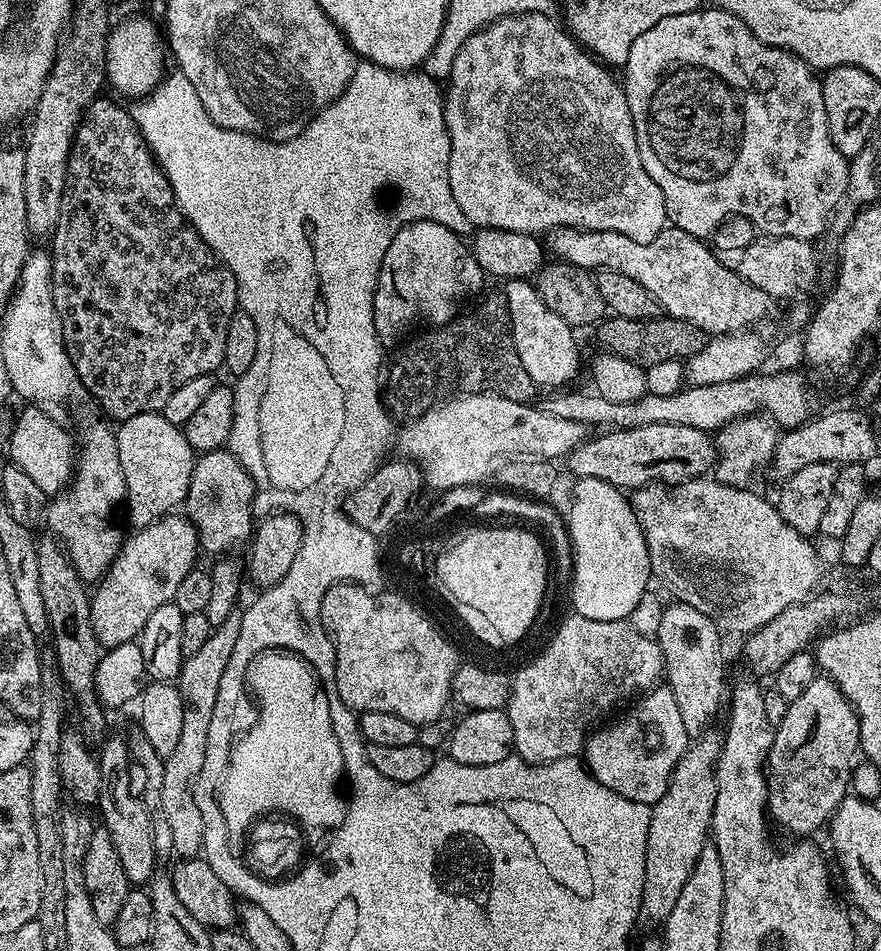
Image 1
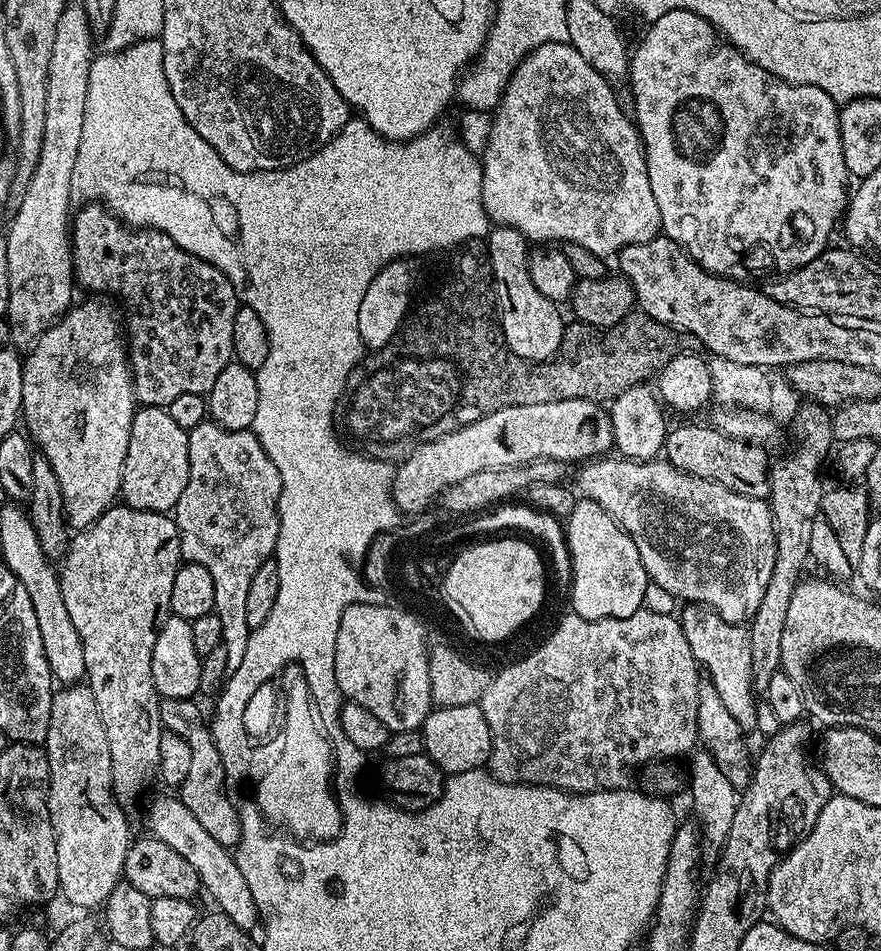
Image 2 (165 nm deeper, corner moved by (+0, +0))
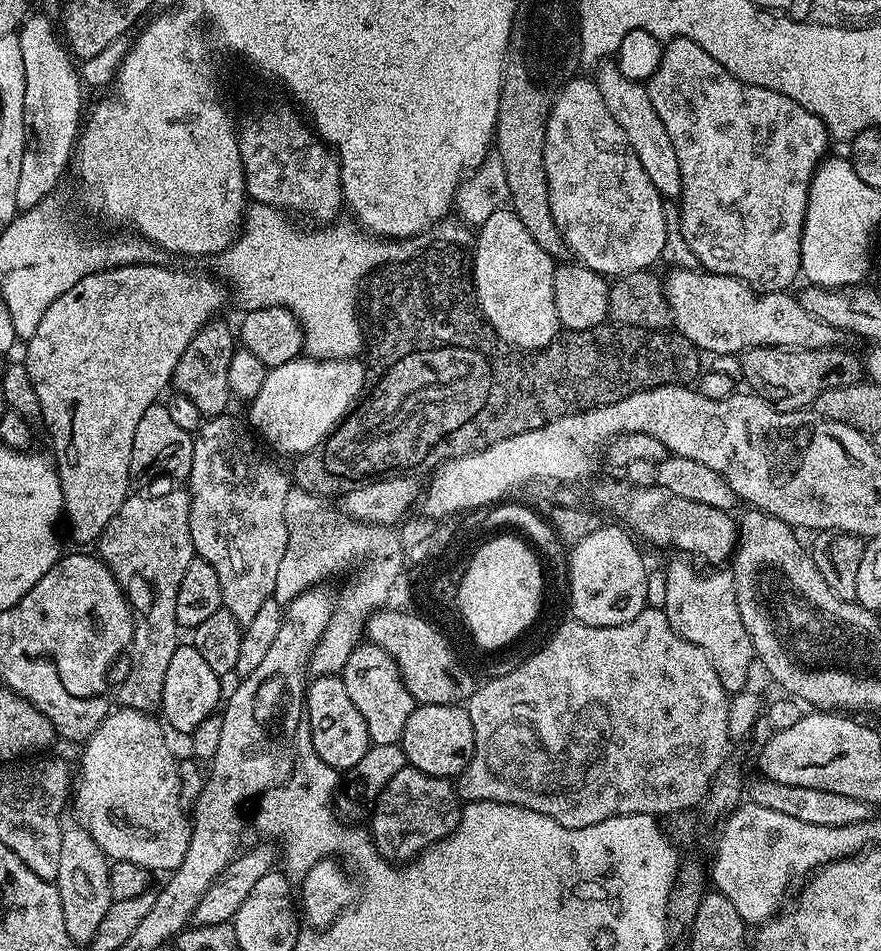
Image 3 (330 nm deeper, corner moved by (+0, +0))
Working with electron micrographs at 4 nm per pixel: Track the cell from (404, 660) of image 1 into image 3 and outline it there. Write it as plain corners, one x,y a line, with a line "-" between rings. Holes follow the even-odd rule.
361,642
350,654
342,675
350,702
354,702
354,706
358,706
358,714
366,718
369,741
372,744
399,744
406,718
410,718
417,703
410,690
406,690
394,658
390,658
387,650
377,644

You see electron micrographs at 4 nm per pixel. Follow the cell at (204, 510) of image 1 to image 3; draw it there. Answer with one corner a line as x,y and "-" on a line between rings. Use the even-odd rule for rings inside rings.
225,414
205,419
204,423
200,425
200,431
195,433
192,442
192,469
186,478
186,487
188,497
192,499
190,502
190,534
195,555
199,559
210,562
210,566
214,566
214,574
218,574
218,586
222,586
222,605
228,608
230,614
234,614
234,618
238,618
238,622
243,626
256,617
258,606
262,606
262,602
273,599
276,594
278,566
282,566
282,558
288,549
289,527
286,498
290,491
290,483
288,484
287,474
267,456
269,453
258,443
257,437
250,431
249,425
243,419
240,420
235,420
232,414

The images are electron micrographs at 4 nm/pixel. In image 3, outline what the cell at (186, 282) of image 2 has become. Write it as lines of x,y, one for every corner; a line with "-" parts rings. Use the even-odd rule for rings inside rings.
209,322
197,336
186,346
186,354
178,358
178,366
172,375
175,391
181,396
190,398
194,406
206,418
223,416
229,411
228,400
233,399
230,390
230,358
238,347
237,337
224,324

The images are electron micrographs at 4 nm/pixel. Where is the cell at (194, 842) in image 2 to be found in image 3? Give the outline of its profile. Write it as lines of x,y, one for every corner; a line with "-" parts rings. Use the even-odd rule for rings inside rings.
125,707
119,711
109,711
108,717
92,731
83,745
85,748
80,756
80,777
74,780
74,804
76,800
83,827
87,828
94,842
98,842
109,861
125,860
153,873
168,874
180,865
182,858
186,858
186,846
192,833
189,817
180,804
178,756
172,753
164,737
165,729
157,717
155,720
155,715

